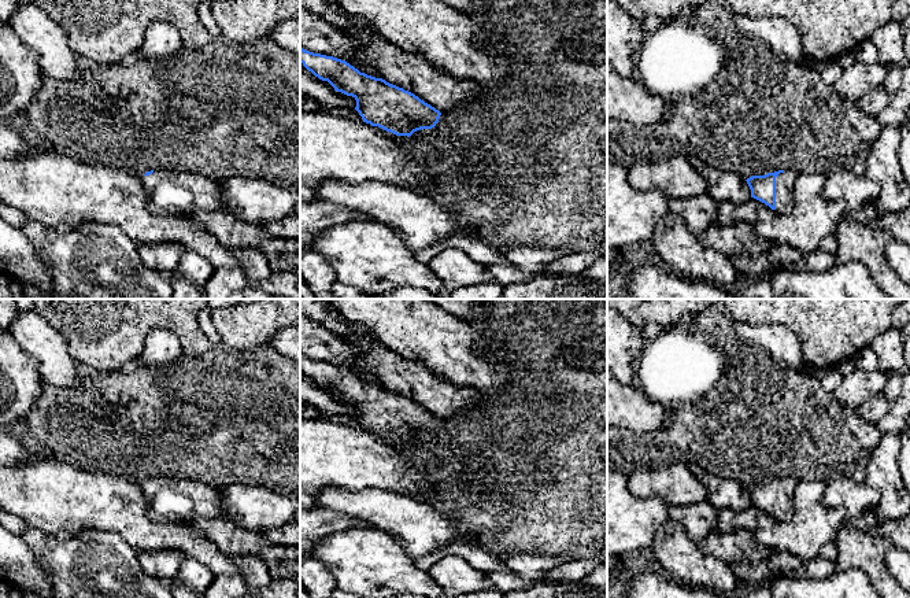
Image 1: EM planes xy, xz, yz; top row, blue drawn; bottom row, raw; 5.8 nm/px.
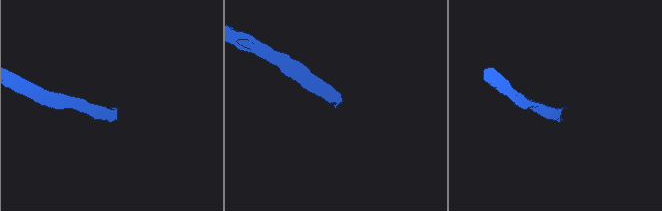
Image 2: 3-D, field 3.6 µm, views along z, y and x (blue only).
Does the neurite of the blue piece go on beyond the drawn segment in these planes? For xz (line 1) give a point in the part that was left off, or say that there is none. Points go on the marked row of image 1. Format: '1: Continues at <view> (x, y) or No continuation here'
1: No continuation here

